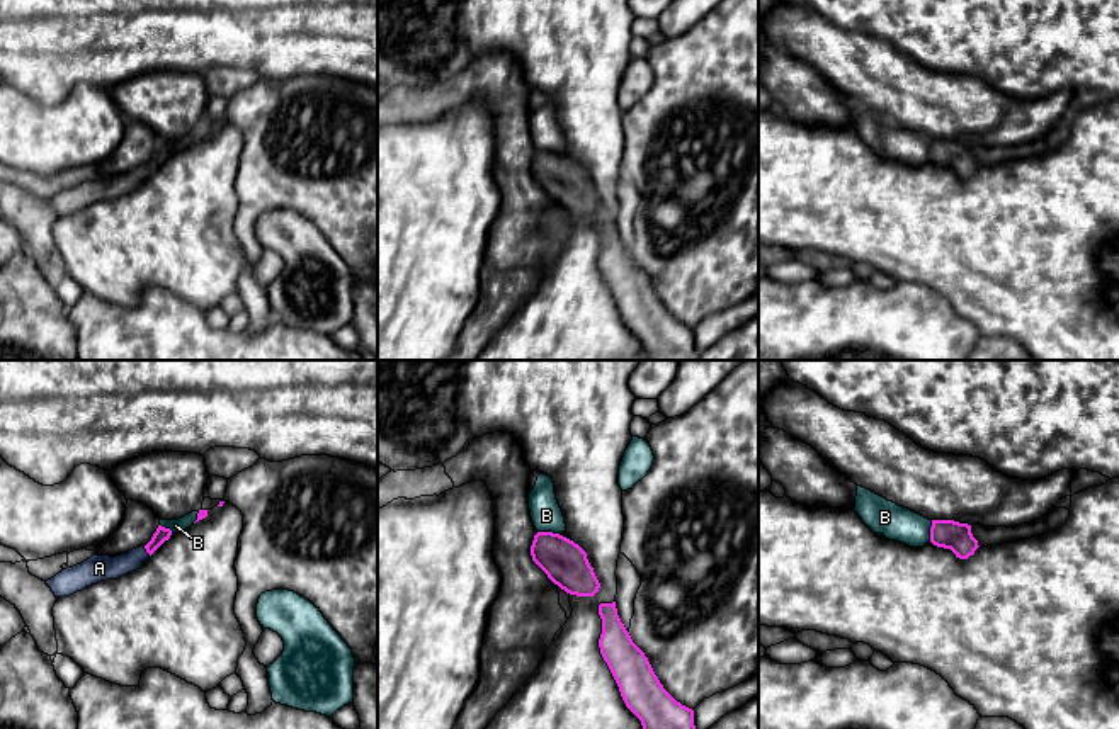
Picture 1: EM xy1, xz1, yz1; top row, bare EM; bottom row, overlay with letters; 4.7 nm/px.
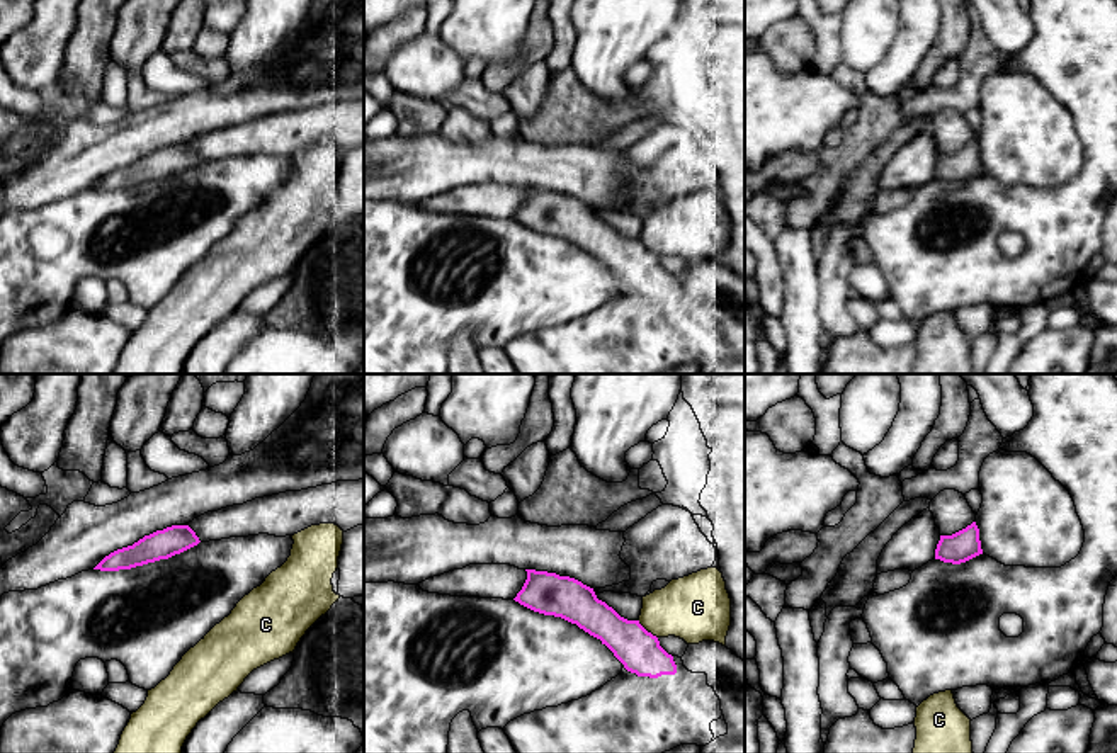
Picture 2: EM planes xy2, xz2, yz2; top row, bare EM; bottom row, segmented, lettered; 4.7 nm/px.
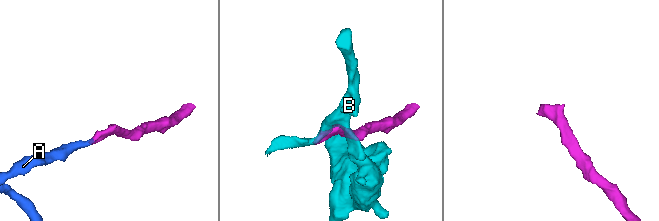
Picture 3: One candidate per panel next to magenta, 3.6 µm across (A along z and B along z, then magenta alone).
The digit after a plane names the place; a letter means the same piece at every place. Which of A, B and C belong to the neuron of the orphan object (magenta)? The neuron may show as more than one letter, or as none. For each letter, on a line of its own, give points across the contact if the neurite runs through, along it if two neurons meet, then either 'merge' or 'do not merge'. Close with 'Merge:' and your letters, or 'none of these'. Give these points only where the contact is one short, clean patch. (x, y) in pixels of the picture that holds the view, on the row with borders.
A: across xy1 (162, 534), (147, 551), (114, 568), (99, 568) | merge
B: along xz1 (538, 531), (558, 534) | do not merge
C: along xz2 (638, 619), (657, 638) | do not merge
Merge: A

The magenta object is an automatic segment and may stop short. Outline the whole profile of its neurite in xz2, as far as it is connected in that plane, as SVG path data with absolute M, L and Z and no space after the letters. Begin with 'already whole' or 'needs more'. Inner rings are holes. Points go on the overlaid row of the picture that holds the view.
already whole; M525 569L527 580L513 598L520 605L561 617L605 644L624 668L638 677L658 678L675 675L677 665L656 636L639 620L621 617L612 607L598 600L593 588L556 573Z

